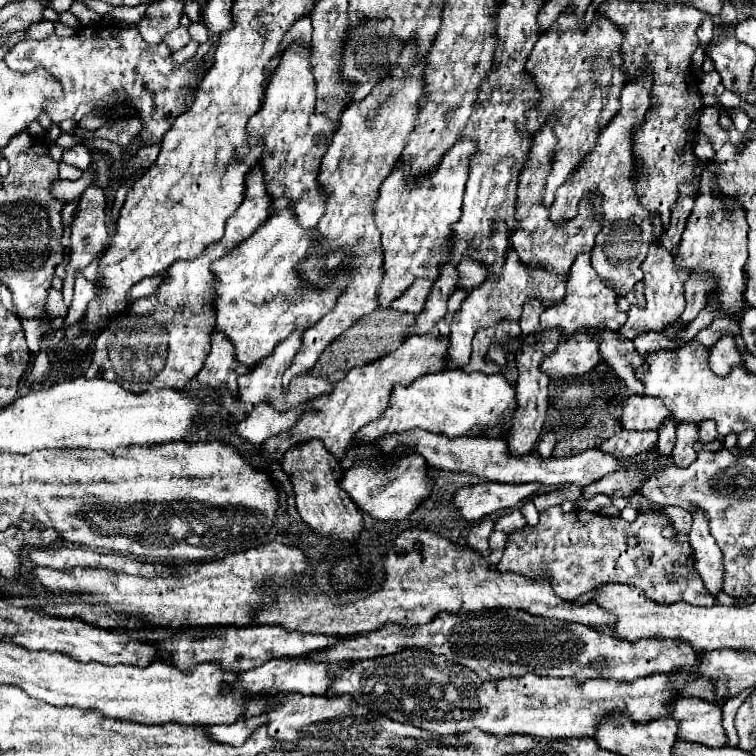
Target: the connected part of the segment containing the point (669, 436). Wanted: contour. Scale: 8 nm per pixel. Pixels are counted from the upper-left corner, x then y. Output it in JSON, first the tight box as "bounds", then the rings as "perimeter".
{"bounds":[657,416,677,456],"perimeter":[[[671,416],[665,418],[659,428],[659,442],[657,442],[657,452],[661,456],[671,456],[671,450],[675,446],[675,432],[677,432],[677,422]]]}

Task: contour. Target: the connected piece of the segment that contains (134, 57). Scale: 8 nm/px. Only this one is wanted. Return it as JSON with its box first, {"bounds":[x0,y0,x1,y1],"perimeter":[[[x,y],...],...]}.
{"bounds":[5,22,203,144],"perimeter":[[[109,22],[85,26],[67,38],[49,36],[45,40],[21,40],[5,56],[5,62],[17,72],[31,72],[37,66],[45,66],[63,84],[65,96],[59,102],[45,104],[45,112],[55,124],[73,118],[77,106],[83,102],[103,104],[101,108],[115,112],[115,106],[107,104],[107,96],[119,94],[119,104],[131,106],[131,112],[123,114],[129,118],[143,118],[141,138],[147,144],[161,142],[161,136],[171,128],[173,120],[189,108],[193,100],[191,88],[199,84],[203,72],[201,60],[187,60],[183,66],[173,66],[171,52],[165,42],[147,44],[135,26],[119,28]]]}

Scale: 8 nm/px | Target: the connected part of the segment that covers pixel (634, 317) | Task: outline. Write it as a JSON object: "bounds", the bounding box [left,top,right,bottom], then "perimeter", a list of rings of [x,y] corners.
{"bounds":[619,240,689,340],"perimeter":[[[653,240],[653,244],[649,246],[649,254],[645,258],[643,264],[643,282],[645,282],[645,308],[637,308],[631,306],[629,314],[627,314],[627,322],[619,328],[621,338],[633,340],[637,334],[643,332],[661,332],[667,324],[675,322],[683,308],[685,308],[685,298],[683,298],[683,282],[689,278],[689,272],[685,272],[681,266],[677,266],[675,262],[675,252],[665,252],[665,248],[661,248],[661,240]]]}

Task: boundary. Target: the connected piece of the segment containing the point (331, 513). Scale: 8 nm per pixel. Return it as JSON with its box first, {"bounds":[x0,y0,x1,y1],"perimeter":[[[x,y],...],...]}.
{"bounds":[281,440,363,542],"perimeter":[[[309,440],[289,448],[289,452],[285,452],[285,456],[281,458],[281,468],[291,478],[299,516],[317,534],[329,534],[333,540],[343,540],[343,542],[349,542],[359,534],[359,530],[363,528],[361,512],[349,500],[349,494],[341,488],[343,470],[337,458],[323,446],[323,440]]]}

